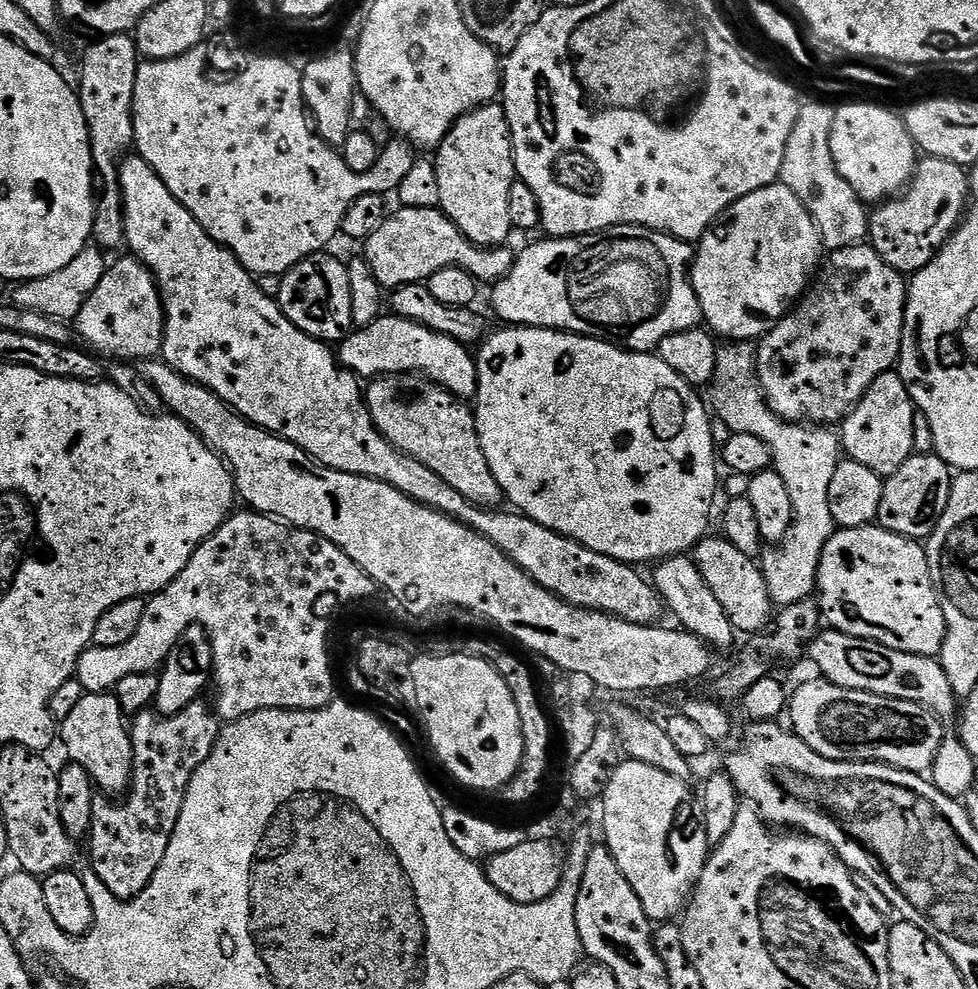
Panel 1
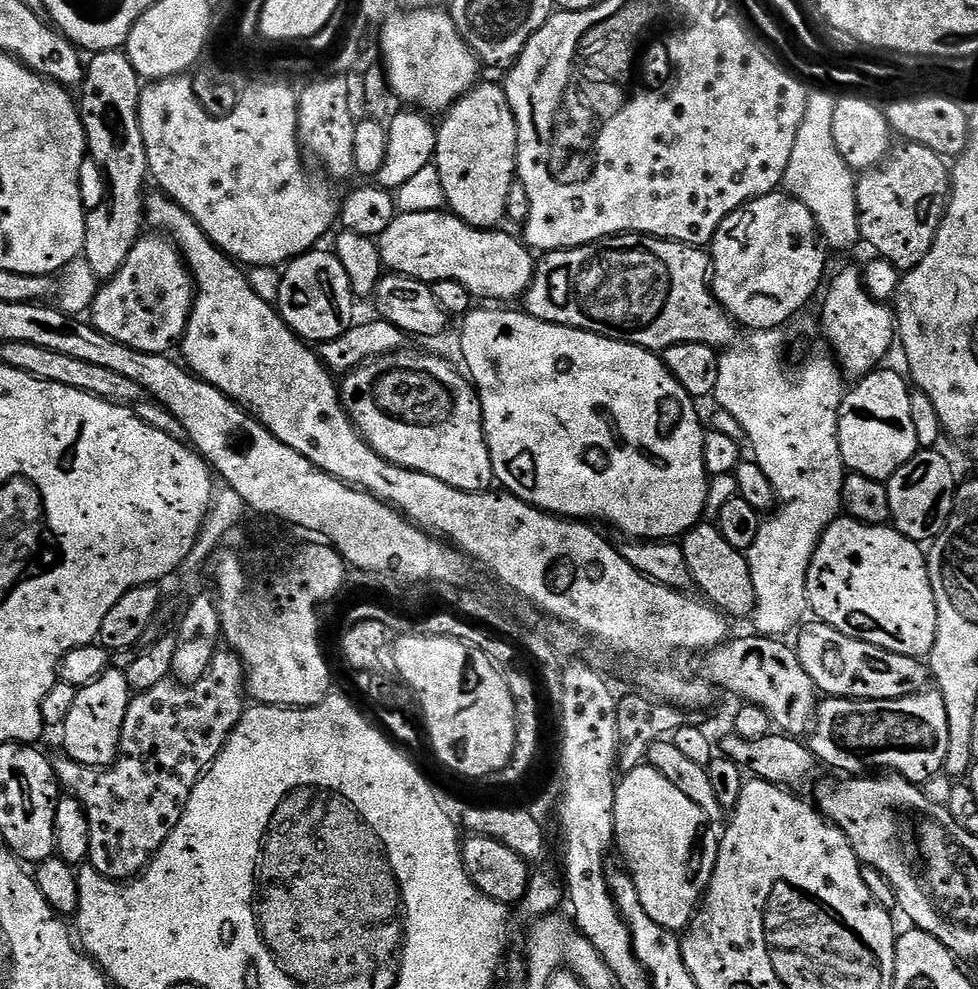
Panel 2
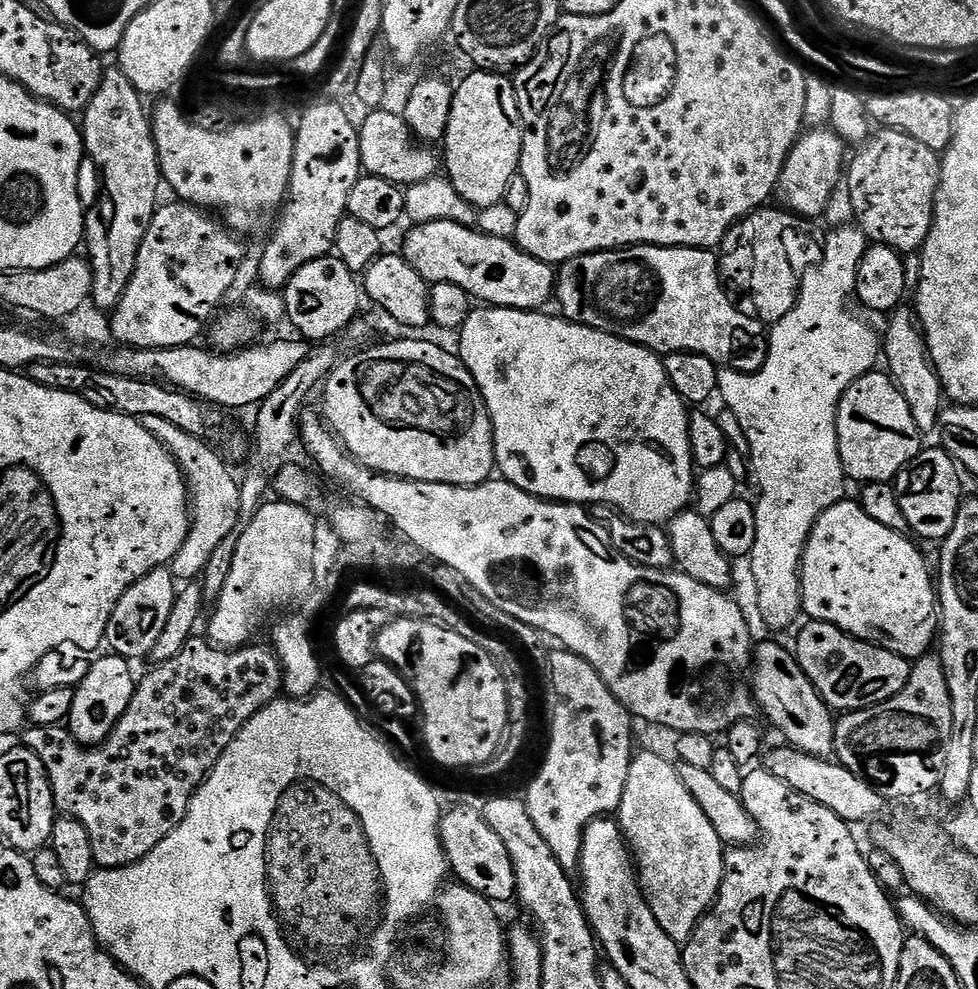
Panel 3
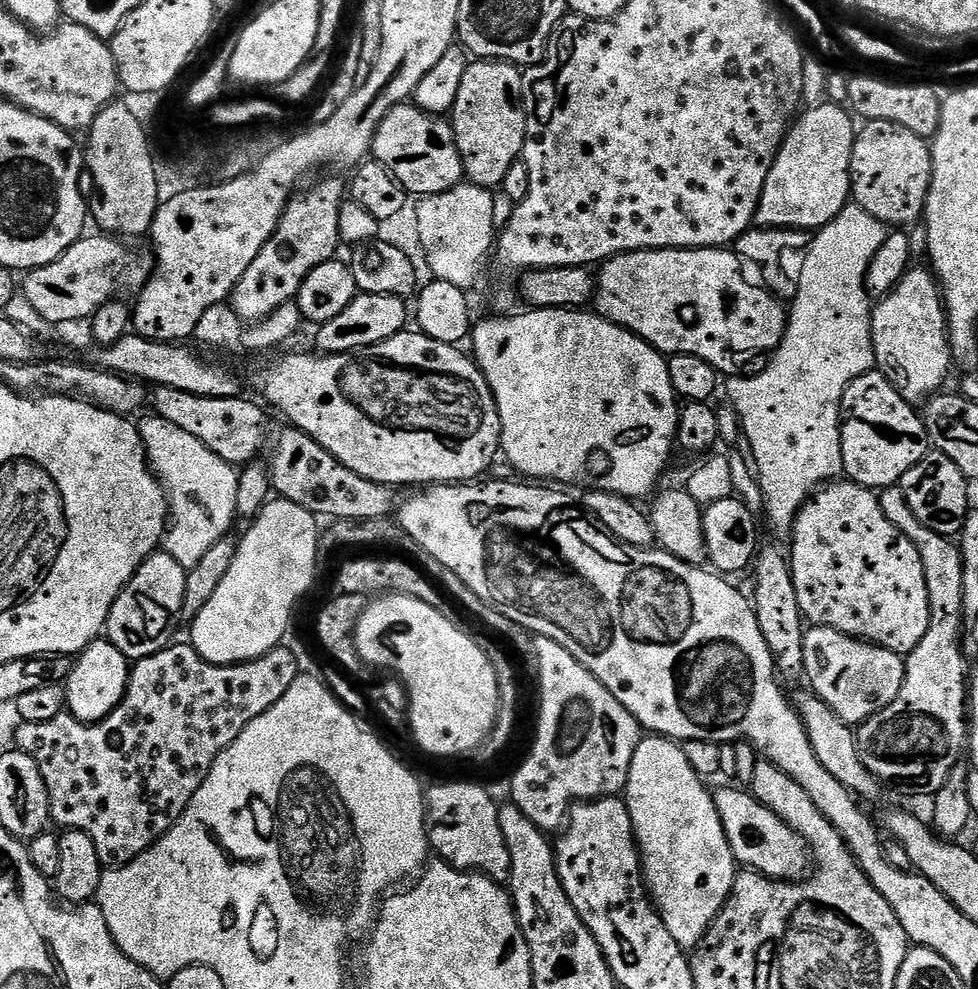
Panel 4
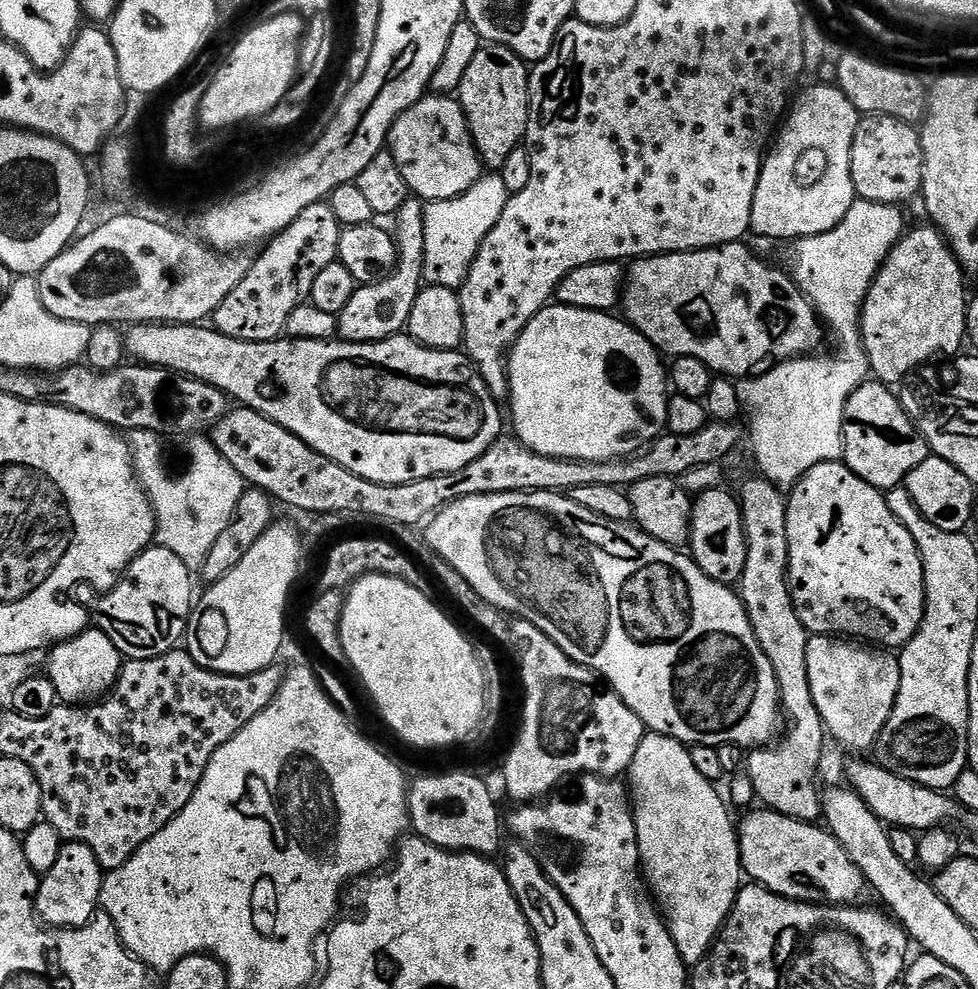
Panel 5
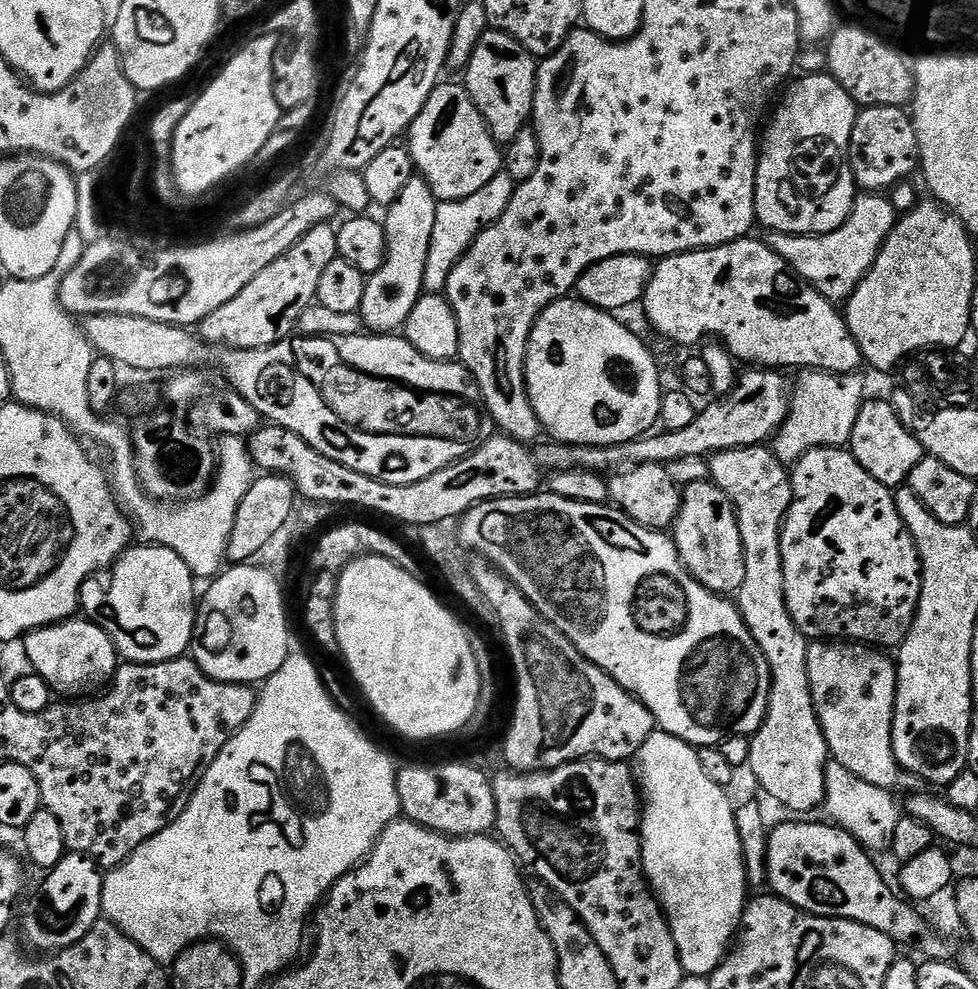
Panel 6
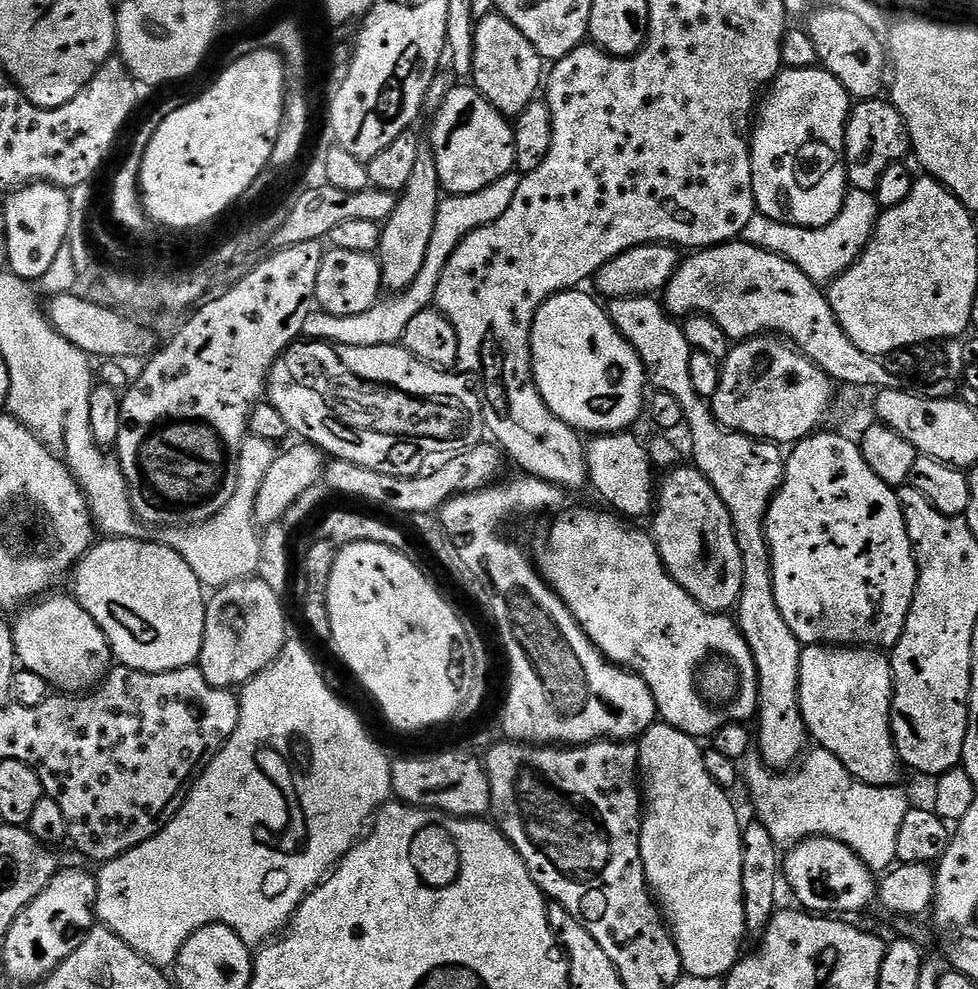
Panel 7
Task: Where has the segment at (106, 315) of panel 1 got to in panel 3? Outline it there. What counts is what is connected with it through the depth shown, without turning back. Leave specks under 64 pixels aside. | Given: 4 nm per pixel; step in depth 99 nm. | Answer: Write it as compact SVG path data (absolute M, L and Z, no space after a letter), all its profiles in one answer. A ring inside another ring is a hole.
M161 203L157 207L150 230L142 238L130 286L126 286L126 294L122 294L118 306L110 313L113 341L117 345L130 348L195 345L217 315L224 295L236 284L236 267L244 260L241 237L205 209L175 203Z

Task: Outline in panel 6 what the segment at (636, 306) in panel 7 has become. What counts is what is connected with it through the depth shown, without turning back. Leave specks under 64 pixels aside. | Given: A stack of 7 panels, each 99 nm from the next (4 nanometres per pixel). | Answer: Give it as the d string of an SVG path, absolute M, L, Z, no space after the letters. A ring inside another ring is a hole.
M771 447L739 448L717 452L708 460L708 475L713 484L724 491L726 498L736 511L738 530L742 538L742 550L746 562L746 578L742 578L742 586L738 593L738 607L754 642L762 650L766 658L766 666L770 670L770 694L768 709L760 729L750 737L750 758L746 765L747 771L752 771L754 779L760 783L760 788L768 796L773 796L784 808L789 808L792 814L812 814L824 802L826 792L826 770L830 763L827 740L819 722L819 716L814 707L810 674L808 673L809 639L794 626L790 618L790 610L786 606L784 593L784 559L780 549L780 532L784 529L784 515L792 505L792 477L789 469L772 451Z

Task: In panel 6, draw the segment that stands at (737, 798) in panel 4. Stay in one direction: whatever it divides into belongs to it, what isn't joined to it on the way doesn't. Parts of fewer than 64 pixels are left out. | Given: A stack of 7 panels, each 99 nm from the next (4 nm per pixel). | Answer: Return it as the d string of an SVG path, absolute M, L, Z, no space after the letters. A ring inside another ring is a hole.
M788 818L785 824L771 829L766 845L766 859L768 862L768 884L771 891L781 900L790 902L795 908L809 912L811 916L829 916L831 920L853 920L859 924L870 926L874 930L882 930L886 938L890 938L898 946L912 944L917 957L925 961L951 961L952 948L944 936L939 936L928 925L928 920L919 912L919 907L913 906L907 899L901 898L890 885L884 881L882 873L876 869L871 860L869 849L863 848L854 837L844 828L837 828L831 822L811 824L808 818Z

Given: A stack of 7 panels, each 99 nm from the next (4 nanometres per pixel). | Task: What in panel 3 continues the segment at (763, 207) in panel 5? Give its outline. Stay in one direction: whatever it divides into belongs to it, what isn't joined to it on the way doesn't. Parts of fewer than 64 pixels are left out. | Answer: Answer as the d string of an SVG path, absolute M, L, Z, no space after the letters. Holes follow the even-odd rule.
M821 126L815 130L808 130L801 135L795 146L790 150L790 154L784 163L784 169L780 175L778 185L778 200L787 211L794 212L798 216L805 218L823 217L828 211L828 204L831 196L837 190L838 183L841 181L842 173L846 168L846 156L844 160L845 141L841 140L837 132L829 130L827 127Z

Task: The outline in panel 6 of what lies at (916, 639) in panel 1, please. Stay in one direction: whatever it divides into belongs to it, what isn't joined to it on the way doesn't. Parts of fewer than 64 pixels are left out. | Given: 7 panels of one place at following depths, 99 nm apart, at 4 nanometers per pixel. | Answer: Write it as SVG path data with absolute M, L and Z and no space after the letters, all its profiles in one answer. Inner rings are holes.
M847 447L842 448L815 448L810 450L801 460L797 460L791 469L792 477L792 505L784 515L784 529L780 532L780 549L784 559L784 593L786 594L786 606L790 610L790 618L794 626L807 636L812 642L859 642L865 646L875 646L880 650L895 649L904 643L912 628L912 620L916 617L916 607L920 601L920 555L912 536L906 530L902 518L896 509L896 497L893 489L887 488L878 478L866 474L862 470L851 451Z

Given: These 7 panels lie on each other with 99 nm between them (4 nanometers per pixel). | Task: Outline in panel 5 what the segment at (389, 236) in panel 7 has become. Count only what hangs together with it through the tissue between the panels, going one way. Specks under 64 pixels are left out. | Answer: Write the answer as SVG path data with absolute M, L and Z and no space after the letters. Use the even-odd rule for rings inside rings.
M409 198L402 206L402 210L396 212L394 235L400 260L396 263L396 268L390 274L390 278L377 284L357 287L350 302L346 302L346 306L338 314L339 339L349 340L352 344L373 344L376 340L399 336L407 329L410 310L414 310L414 302L426 280L424 275L424 251L426 250L424 210L425 205L419 199Z

